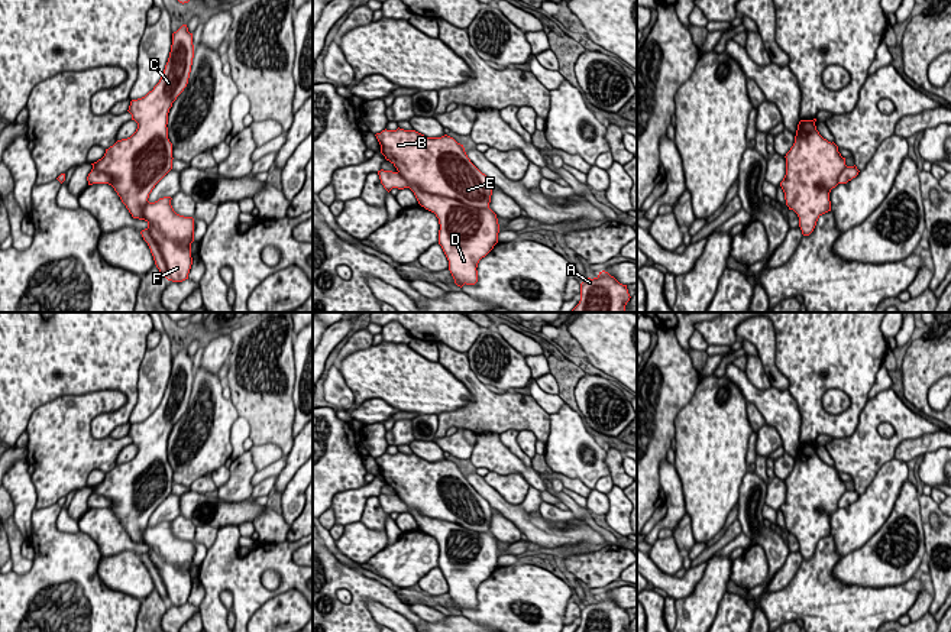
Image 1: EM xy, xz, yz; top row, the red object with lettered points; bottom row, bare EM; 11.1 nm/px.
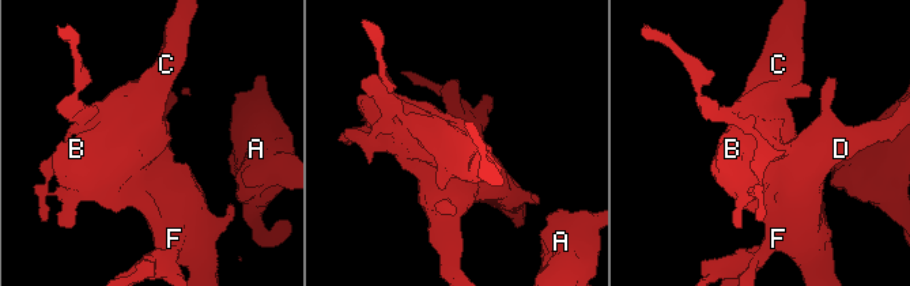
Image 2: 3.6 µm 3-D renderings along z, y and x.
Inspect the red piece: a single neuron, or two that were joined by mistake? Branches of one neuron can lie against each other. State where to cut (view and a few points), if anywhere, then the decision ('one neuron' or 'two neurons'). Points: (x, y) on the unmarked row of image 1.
cut xz (397, 496), (408, 506), (429, 517), (488, 532); two neurons

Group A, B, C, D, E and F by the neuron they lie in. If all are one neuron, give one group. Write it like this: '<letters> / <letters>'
A B C E / D F

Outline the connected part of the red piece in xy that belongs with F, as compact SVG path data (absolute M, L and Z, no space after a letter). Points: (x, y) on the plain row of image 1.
M164 521L155 526L146 525L143 544L148 547L151 561L161 573L168 605L182 606L188 603L193 589L194 542L177 538L171 524L171 521Z

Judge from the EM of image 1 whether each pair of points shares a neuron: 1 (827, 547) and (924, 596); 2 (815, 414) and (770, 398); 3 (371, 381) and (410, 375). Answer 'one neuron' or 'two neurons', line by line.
1: two neurons
2: two neurons
3: one neuron

